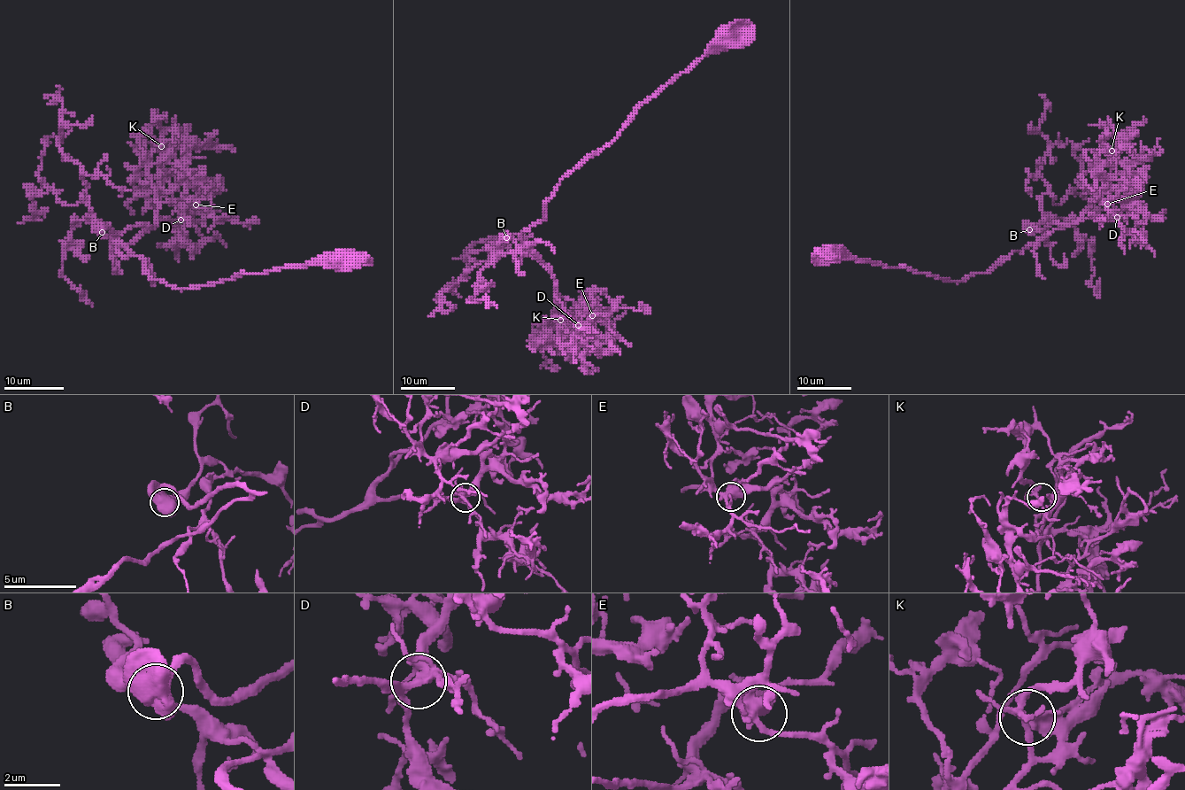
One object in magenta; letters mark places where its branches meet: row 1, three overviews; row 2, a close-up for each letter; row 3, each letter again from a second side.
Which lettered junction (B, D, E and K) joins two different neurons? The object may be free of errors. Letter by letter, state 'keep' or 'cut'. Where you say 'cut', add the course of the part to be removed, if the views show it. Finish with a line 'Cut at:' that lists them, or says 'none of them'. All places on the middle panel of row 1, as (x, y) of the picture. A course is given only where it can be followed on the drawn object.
B: keep
D: keep
E: keep
K: keep
Cut at: none of them

